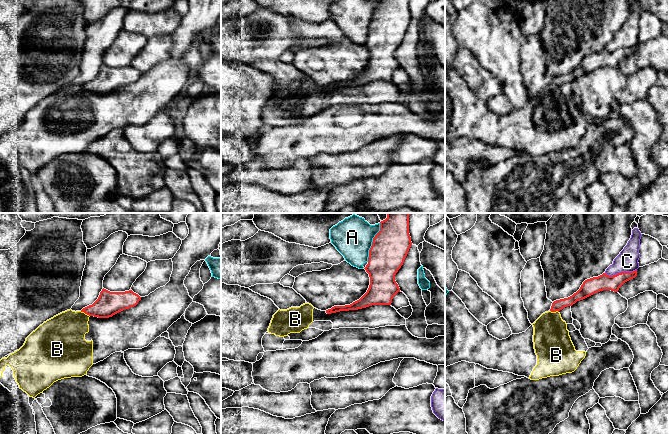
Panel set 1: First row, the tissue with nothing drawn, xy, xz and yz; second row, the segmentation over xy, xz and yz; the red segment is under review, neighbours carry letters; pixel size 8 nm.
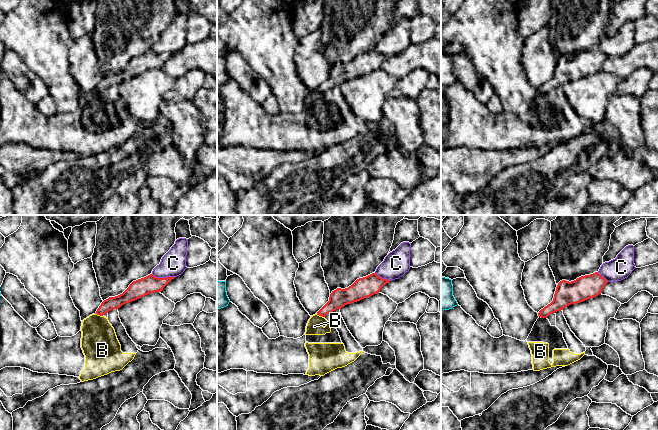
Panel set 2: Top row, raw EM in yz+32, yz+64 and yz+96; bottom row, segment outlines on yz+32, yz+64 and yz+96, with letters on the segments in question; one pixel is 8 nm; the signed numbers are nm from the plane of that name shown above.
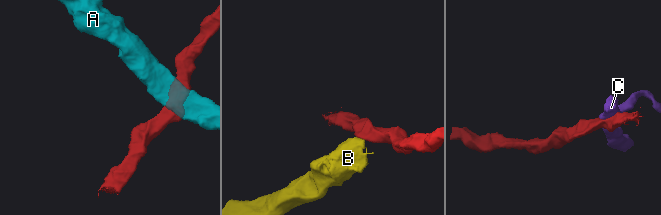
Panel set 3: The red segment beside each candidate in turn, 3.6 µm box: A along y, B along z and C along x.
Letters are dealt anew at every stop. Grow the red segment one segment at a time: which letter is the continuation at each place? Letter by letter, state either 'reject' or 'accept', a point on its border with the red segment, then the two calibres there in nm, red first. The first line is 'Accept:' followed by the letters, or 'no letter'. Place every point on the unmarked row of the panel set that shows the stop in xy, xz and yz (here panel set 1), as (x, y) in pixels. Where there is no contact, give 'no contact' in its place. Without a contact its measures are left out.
Accept: no letter
A: reject; contact xz (372, 19); calibres 300 and 280 nm
B: reject; contact xy (85, 89); calibres 190 and 340 nm
C: reject; contact yz (621, 48); calibres 130 and 180 nm

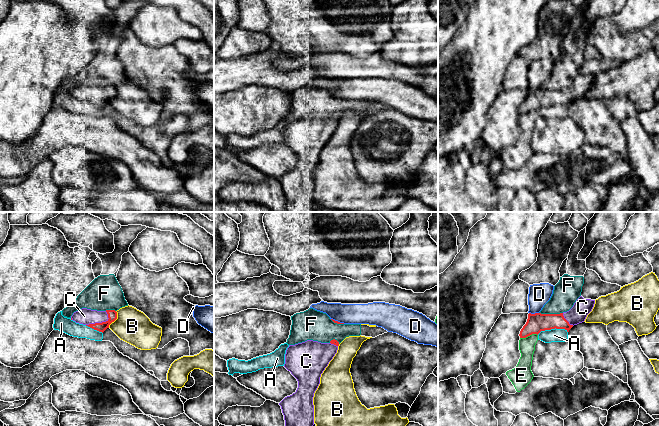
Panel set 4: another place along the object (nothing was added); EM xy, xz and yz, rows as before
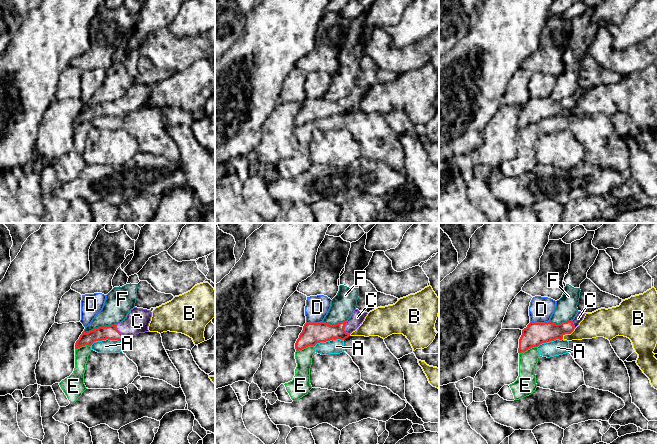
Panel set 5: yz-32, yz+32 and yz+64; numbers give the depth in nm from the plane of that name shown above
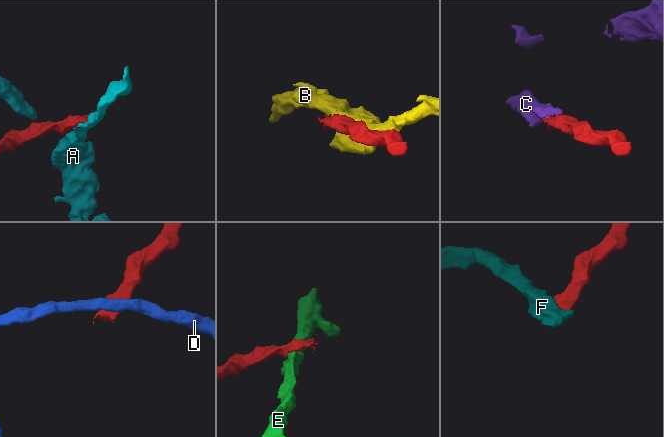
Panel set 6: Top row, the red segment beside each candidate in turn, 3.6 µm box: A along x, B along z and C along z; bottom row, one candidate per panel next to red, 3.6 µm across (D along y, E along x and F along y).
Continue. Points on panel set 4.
Accept: C
A: reject; contact yz (552, 104); calibres 150 and 110 nm
B: reject; contact xy (115, 95); calibres 80 and 280 nm
C: accept; contact xy (100, 99); calibres 80 and 130 nm
D: reject; contact yz (535, 89); calibres 150 and 180 nm
E: reject; contact yz (528, 111); calibres 150 and 130 nm
F: reject; contact yz (551, 90); calibres 150 and 200 nm

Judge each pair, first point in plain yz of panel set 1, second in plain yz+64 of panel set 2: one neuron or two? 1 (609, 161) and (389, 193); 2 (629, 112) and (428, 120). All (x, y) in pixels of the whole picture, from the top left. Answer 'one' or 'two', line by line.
1: two
2: two

